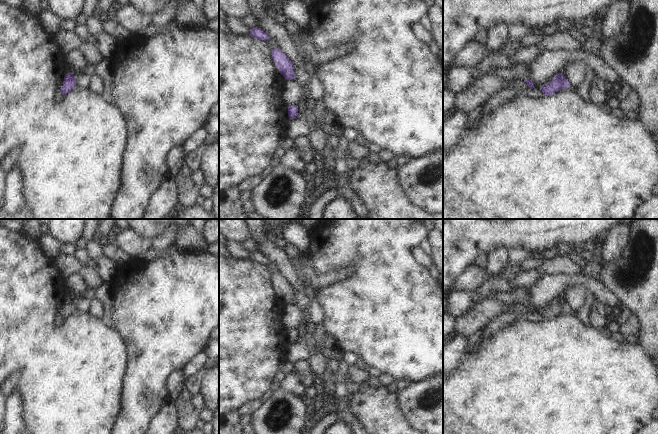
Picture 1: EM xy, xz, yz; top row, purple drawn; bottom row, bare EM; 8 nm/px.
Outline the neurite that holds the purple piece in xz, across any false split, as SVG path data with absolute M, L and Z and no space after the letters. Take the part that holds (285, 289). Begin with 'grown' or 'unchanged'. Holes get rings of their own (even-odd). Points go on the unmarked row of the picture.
unchanged | M279 271L272 274L272 283L276 286L276 291L280 293L280 298L286 304L295 304L294 289Z

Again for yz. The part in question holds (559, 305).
unchanged | M557 297L549 307L541 310L539 314L541 314L544 319L552 319L565 312L570 312L569 305L564 300L564 297Z

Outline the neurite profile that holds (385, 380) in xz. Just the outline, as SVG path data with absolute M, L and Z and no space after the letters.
M380 374L380 376L378 377L378 381L380 382L383 388L386 388L392 382L394 382L394 379L387 374Z

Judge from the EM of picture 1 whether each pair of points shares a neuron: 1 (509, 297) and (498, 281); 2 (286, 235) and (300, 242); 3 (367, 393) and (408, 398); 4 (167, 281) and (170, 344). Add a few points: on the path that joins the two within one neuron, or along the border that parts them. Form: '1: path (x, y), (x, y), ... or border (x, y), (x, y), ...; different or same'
1: border (510, 288), (505, 292), (493, 292), (489, 296); different
2: path (289, 235), (293, 235), (297, 239); same
3: border (396, 392), (397, 408), (405, 419); different
4: path (167, 297), (166, 322), (169, 328); same

